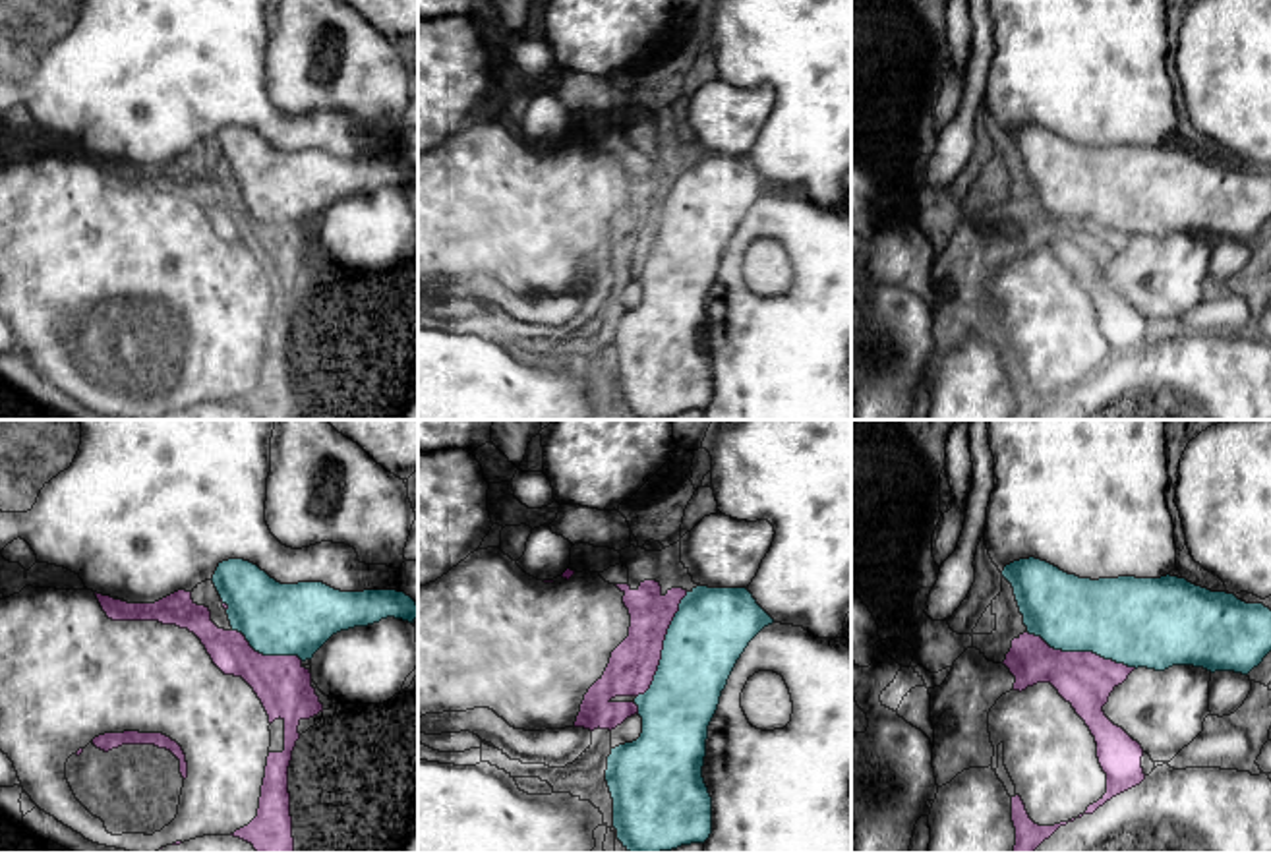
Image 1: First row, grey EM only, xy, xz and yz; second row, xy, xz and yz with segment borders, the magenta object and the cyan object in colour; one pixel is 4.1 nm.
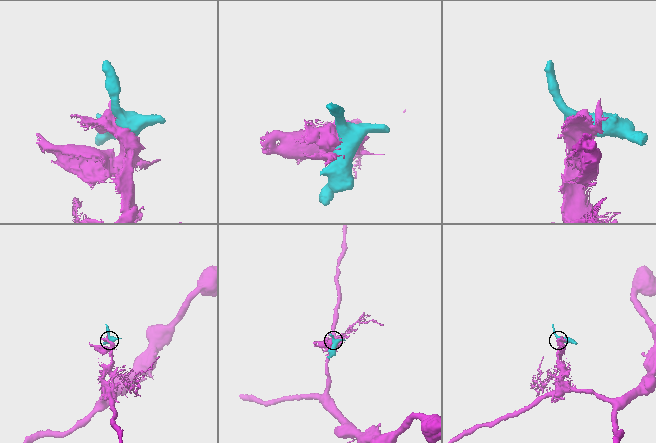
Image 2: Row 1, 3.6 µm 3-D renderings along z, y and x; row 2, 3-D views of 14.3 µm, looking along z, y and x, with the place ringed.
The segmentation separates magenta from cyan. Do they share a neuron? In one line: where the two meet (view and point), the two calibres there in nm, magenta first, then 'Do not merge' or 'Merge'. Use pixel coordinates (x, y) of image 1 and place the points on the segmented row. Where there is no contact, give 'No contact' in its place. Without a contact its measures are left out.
Touches magenta at xz (662, 647). Thickness 200 nm (magenta) against 320 nm. Do not merge

